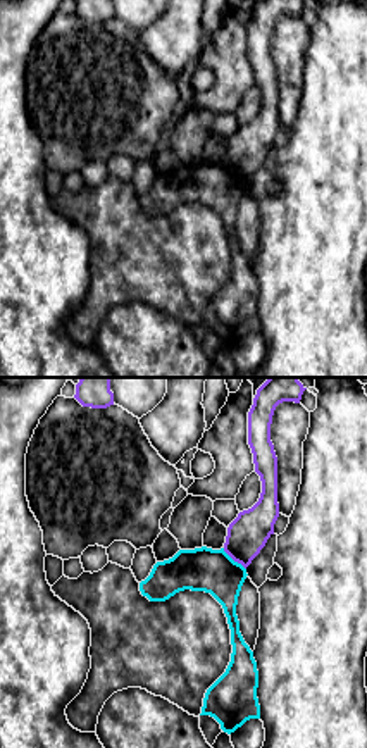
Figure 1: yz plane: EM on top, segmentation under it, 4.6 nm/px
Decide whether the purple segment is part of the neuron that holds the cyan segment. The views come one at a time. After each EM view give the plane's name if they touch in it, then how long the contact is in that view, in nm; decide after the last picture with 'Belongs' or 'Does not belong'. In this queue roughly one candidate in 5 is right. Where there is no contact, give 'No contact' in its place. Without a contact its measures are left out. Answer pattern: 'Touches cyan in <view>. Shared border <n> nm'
Touches cyan in yz. Shared border 150 nm

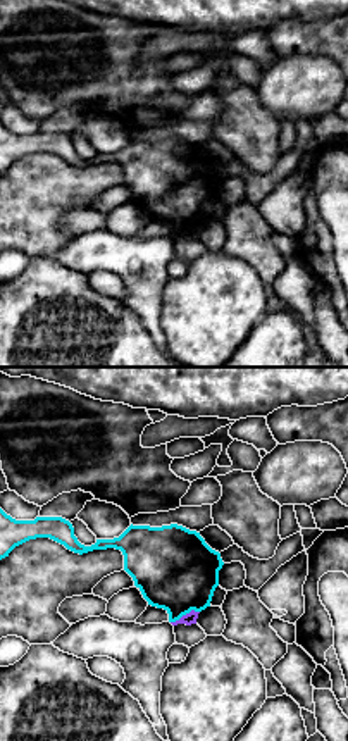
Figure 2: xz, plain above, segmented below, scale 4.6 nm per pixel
Touches cyan in xz. Shared border 150 nm

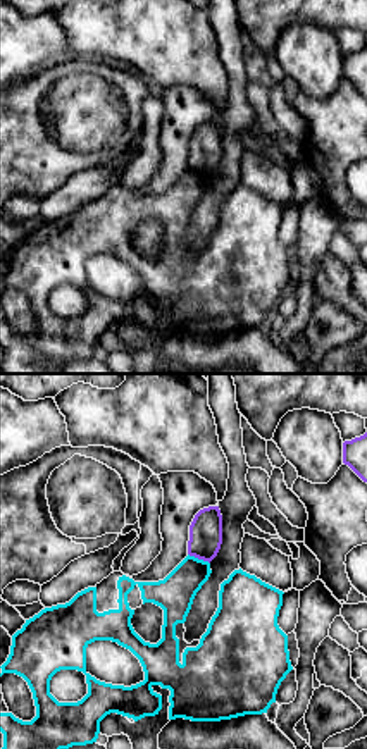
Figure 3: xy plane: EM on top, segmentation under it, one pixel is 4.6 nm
Touches cyan in xy. Shared border 120 nm

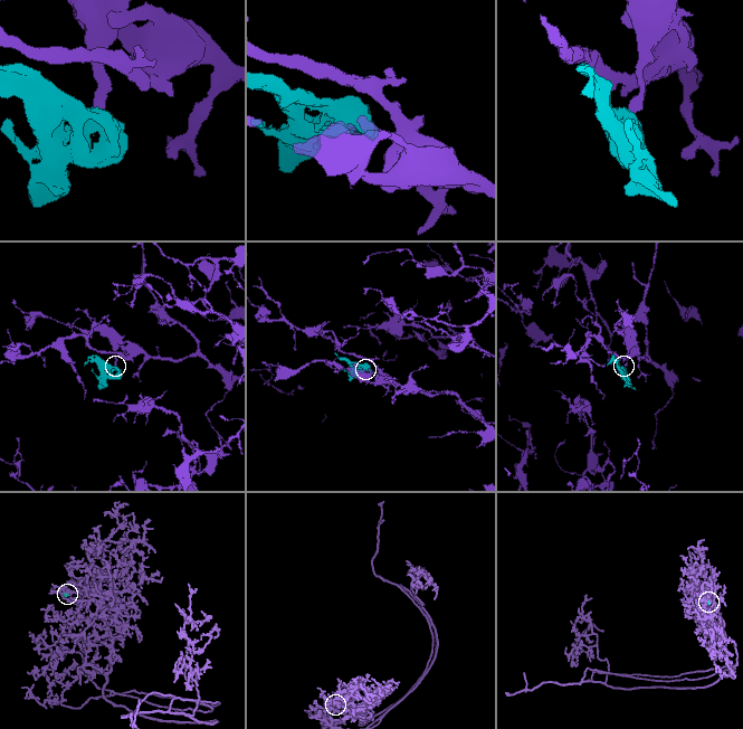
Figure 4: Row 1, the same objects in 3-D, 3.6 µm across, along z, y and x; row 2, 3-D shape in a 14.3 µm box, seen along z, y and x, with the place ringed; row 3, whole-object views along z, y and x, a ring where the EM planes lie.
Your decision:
Does not belong

